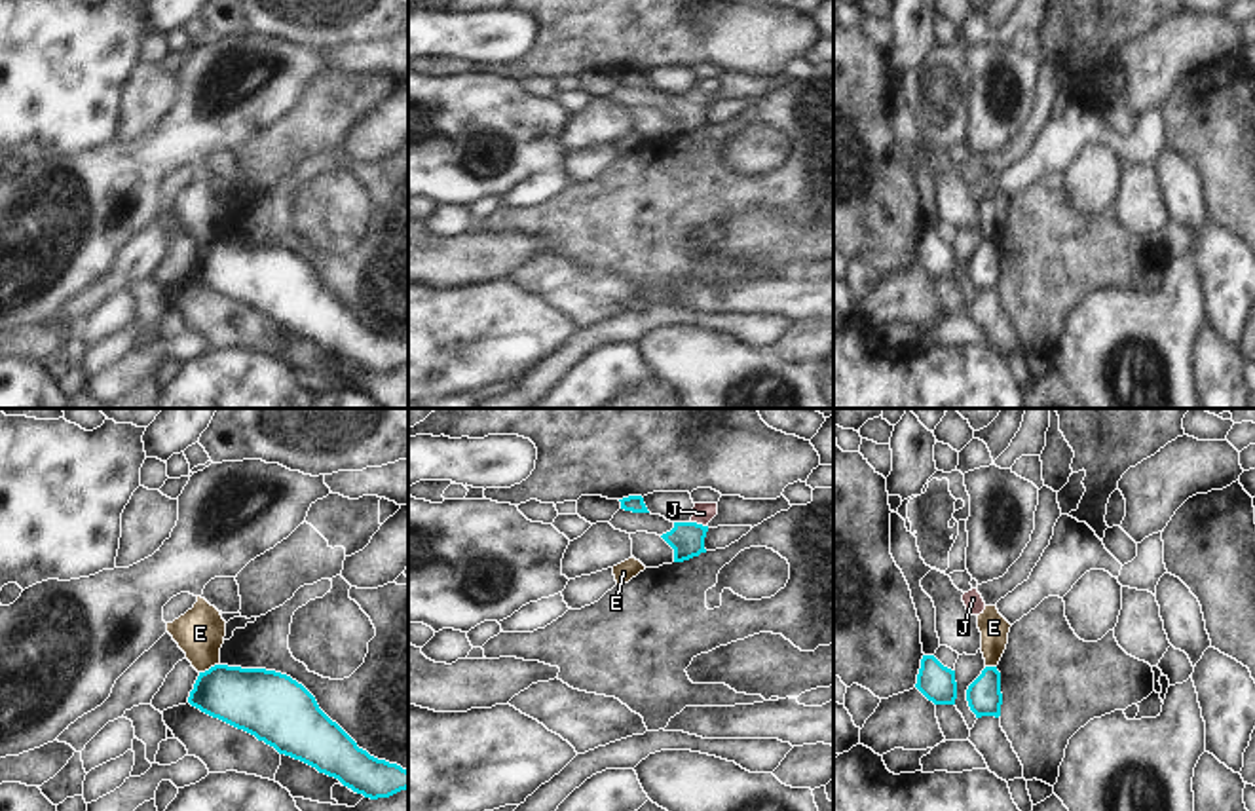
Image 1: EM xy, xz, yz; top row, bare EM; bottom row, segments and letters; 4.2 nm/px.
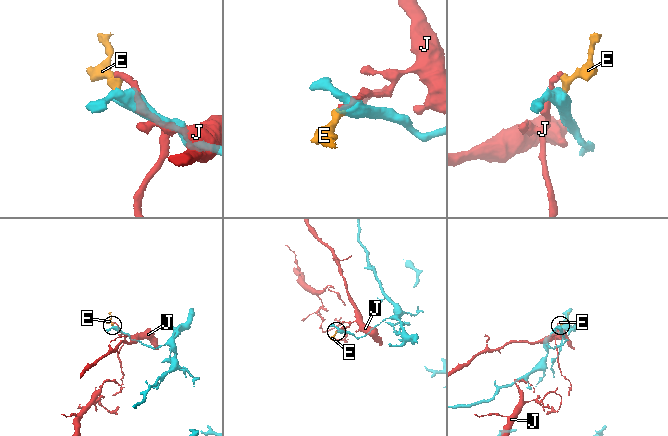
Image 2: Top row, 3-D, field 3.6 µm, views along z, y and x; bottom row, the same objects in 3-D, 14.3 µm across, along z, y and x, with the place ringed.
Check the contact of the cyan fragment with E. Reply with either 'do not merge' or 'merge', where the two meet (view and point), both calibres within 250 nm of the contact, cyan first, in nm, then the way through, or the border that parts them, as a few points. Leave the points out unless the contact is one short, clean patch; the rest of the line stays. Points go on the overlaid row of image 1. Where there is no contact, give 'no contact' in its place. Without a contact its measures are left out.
do not merge; contact xy (211, 667); calibres 280 and 220 nm; border xy (219, 663), (200, 673)

